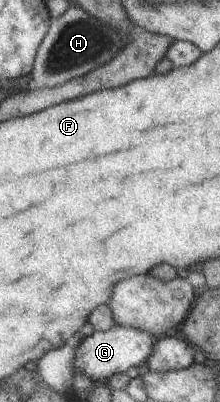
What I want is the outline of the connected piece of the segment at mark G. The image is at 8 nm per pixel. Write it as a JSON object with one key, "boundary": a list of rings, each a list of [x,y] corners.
{"boundary":[[[115,324],[107,331],[93,332],[82,339],[75,351],[75,371],[83,371],[96,382],[104,384],[114,373],[125,372],[129,367],[138,366],[152,355],[153,344],[156,343],[152,333],[144,329],[133,329]]]}

